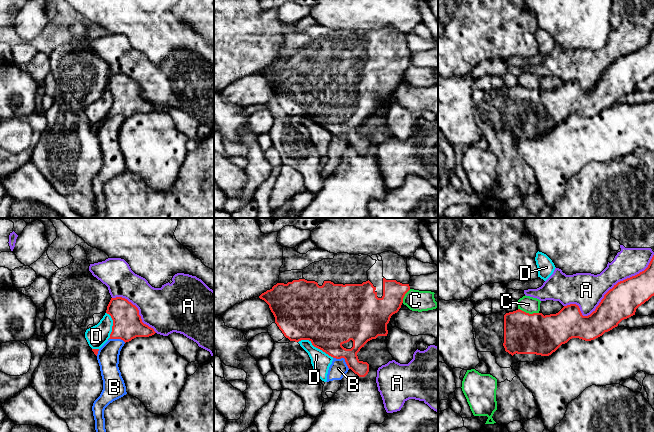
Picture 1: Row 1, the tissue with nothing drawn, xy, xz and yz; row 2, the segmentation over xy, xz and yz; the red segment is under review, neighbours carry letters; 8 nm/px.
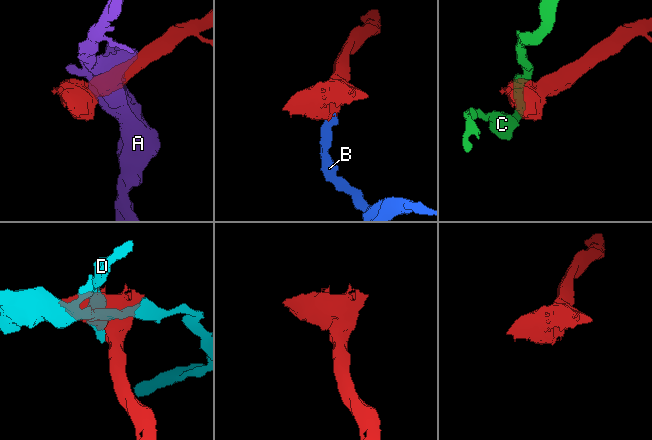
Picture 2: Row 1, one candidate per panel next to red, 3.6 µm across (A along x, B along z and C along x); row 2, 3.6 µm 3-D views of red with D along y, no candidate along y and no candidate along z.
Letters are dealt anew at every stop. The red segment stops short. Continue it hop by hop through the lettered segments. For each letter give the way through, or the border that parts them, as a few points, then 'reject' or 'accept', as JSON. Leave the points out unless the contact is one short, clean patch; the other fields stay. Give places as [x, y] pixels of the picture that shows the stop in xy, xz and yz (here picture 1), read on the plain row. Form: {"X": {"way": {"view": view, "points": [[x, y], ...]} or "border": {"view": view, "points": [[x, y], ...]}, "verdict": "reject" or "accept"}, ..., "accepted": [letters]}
{"A": {"verdict": "reject"}, "B": {"border": {"view": "xz", "points": [[333, 133], [343, 134], [349, 144]]}, "verdict": "reject"}, "C": {"verdict": "reject"}, "D": {"verdict": "reject"}, "accepted": []}

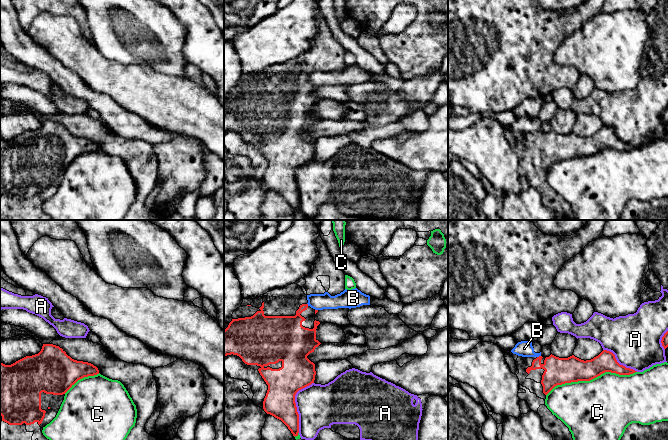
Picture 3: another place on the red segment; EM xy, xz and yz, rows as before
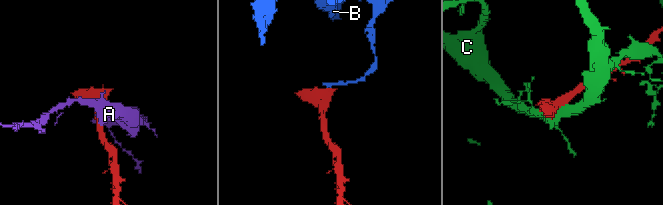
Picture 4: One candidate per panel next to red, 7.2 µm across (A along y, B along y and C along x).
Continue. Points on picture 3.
{"A": {"verdict": "reject"}, "B": {"border": {"view": "yz", "points": [[540, 131], [537, 133]]}, "verdict": "reject"}, "C": {"verdict": "reject"}, "accepted": []}

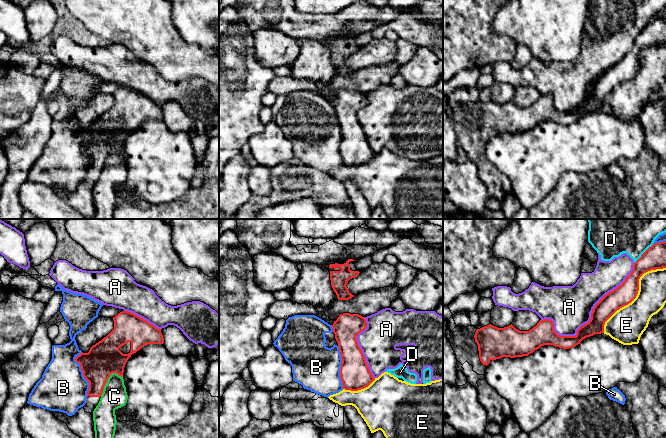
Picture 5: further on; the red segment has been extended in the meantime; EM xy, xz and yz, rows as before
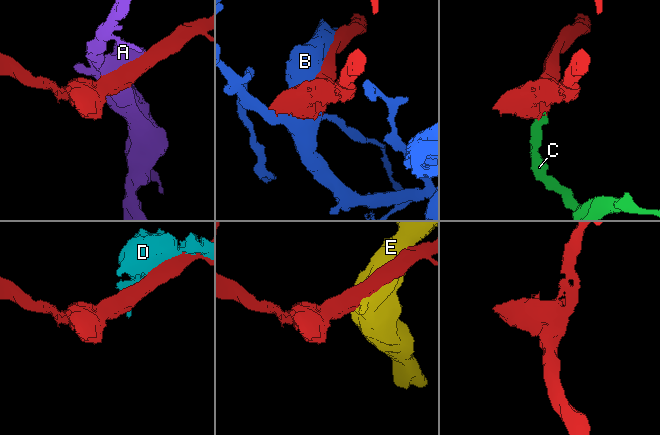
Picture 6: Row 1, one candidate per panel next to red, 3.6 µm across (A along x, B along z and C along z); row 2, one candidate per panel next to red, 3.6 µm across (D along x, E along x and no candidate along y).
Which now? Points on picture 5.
{"A": {"verdict": "reject"}, "B": {"verdict": "reject"}, "C": {"border": {"view": "xy", "points": [[122, 152], [112, 149], [100, 172]]}, "verdict": "reject"}, "D": {"verdict": "reject"}, "E": {"verdict": "reject"}, "accepted": []}

